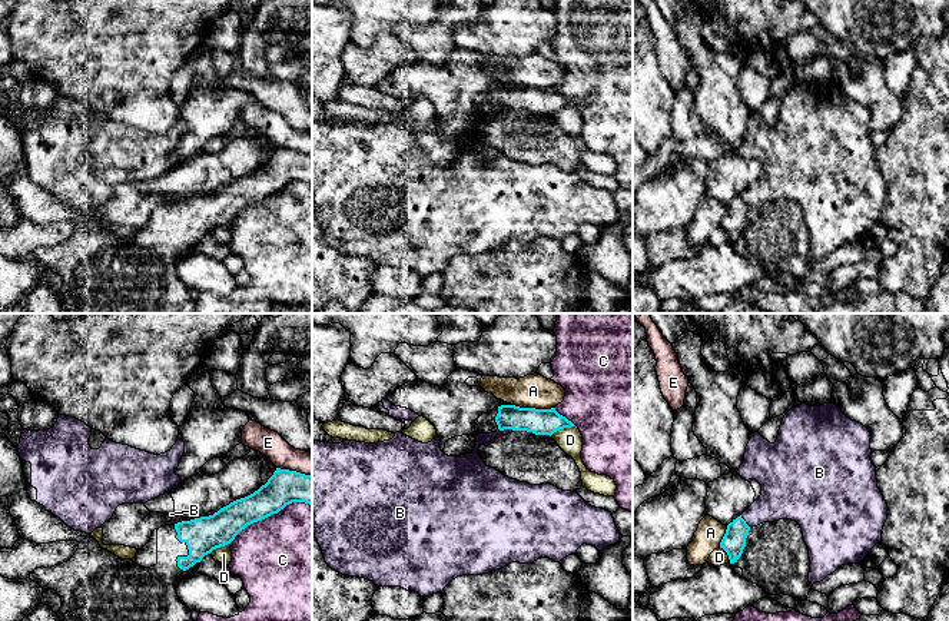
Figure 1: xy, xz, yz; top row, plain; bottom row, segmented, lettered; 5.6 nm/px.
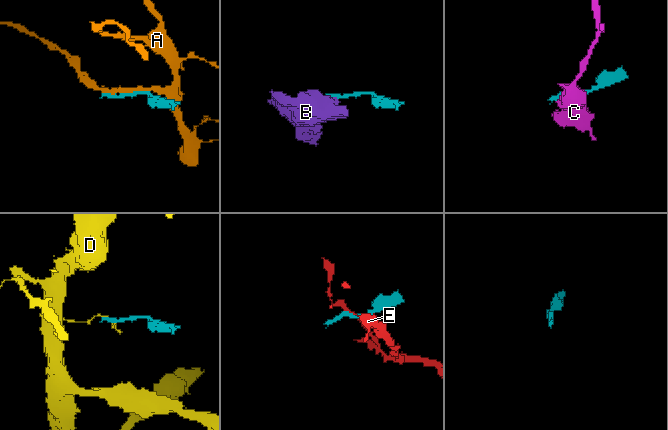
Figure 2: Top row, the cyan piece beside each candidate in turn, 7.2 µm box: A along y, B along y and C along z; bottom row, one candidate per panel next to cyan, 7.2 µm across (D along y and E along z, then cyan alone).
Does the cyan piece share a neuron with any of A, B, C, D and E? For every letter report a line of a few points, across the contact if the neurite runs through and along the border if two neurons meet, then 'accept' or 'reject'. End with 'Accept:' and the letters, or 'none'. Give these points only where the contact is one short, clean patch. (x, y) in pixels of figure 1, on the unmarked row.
A: reject
B: reject
C: reject
D: reject
E: reject
Accept: none

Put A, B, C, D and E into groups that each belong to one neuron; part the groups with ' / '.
A / B / C / D / E

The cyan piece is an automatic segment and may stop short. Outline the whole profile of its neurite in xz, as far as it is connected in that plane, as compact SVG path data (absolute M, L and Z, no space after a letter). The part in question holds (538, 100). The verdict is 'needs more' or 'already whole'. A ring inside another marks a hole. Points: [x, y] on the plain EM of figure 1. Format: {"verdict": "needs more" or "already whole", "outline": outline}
{"verdict": "needs more", "outline": "M501 84L478 97L478 102L475 103L475 114L497 112L498 109L512 109L551 116L554 112L571 106L575 104L560 94L555 87L535 89Z"}

